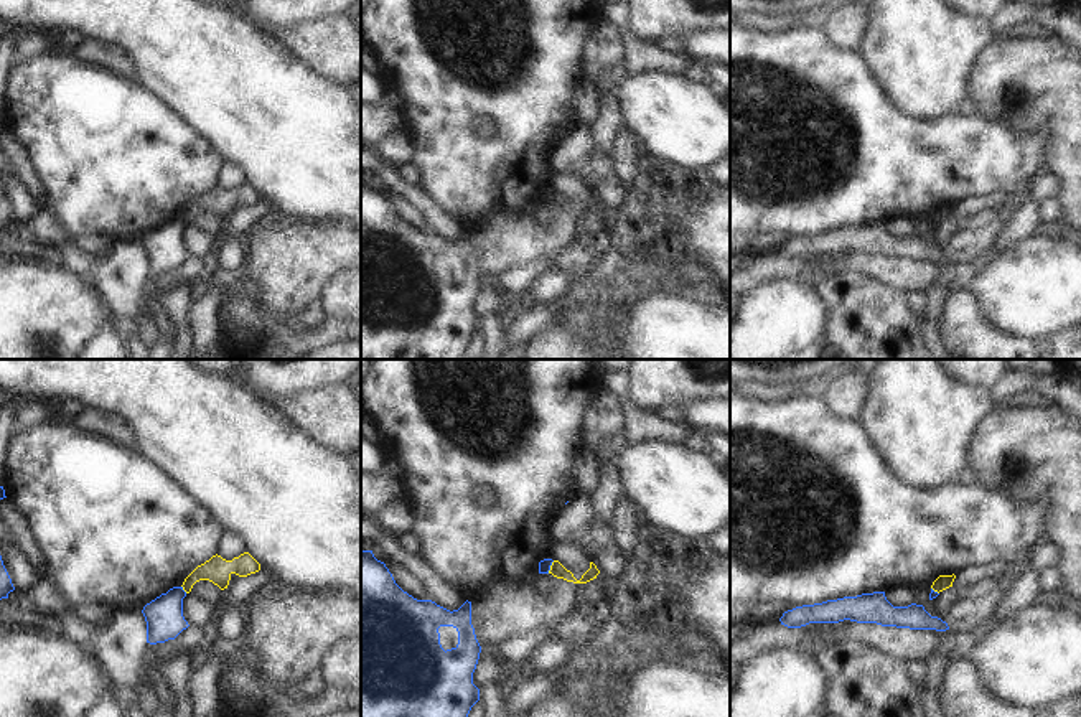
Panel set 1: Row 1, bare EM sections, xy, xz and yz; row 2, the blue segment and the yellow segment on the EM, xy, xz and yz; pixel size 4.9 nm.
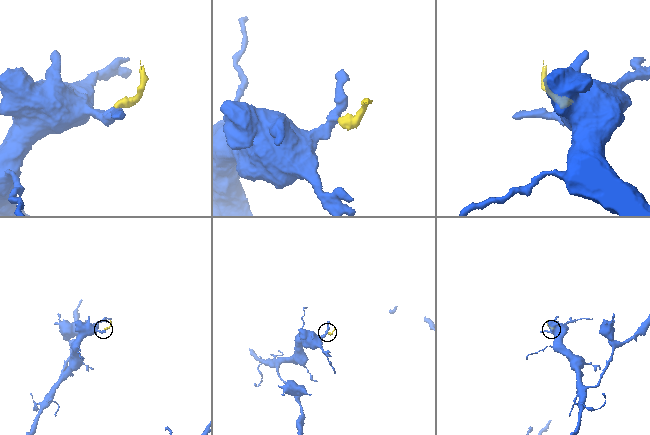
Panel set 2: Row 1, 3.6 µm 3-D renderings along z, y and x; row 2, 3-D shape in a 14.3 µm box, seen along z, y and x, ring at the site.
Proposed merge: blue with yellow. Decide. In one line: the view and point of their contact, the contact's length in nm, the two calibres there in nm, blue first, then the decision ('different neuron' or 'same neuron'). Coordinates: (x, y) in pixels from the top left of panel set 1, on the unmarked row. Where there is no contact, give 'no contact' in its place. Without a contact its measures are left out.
xz (549, 198) | 70 nm | 60/70 nm | different neuron

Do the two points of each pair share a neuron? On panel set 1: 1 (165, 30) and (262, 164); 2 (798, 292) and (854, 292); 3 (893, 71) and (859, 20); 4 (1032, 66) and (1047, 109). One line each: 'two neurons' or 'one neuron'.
1: one neuron
2: two neurons
3: two neurons
4: one neuron

